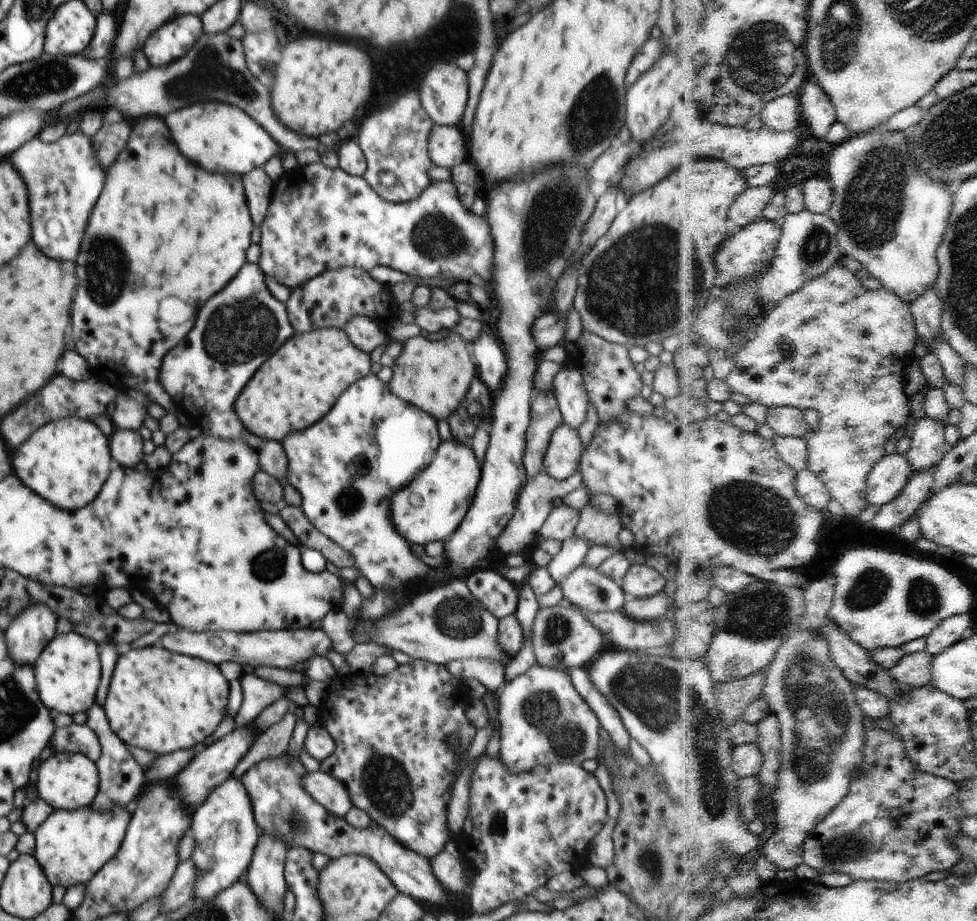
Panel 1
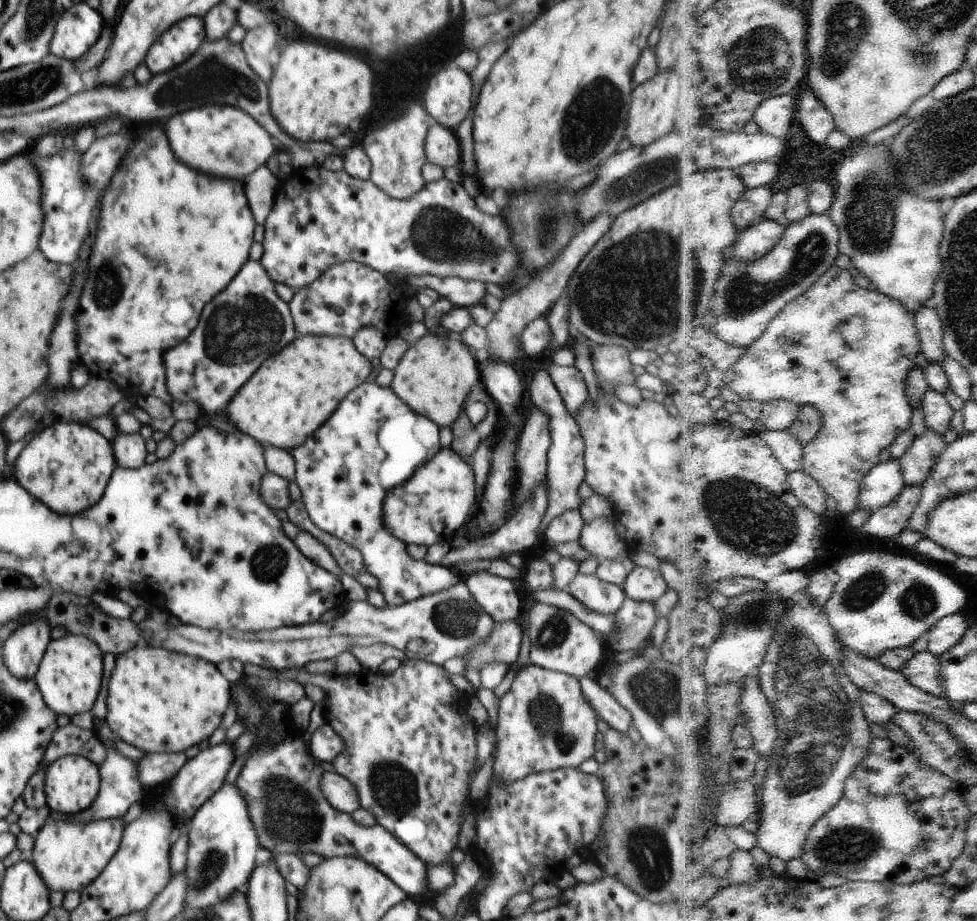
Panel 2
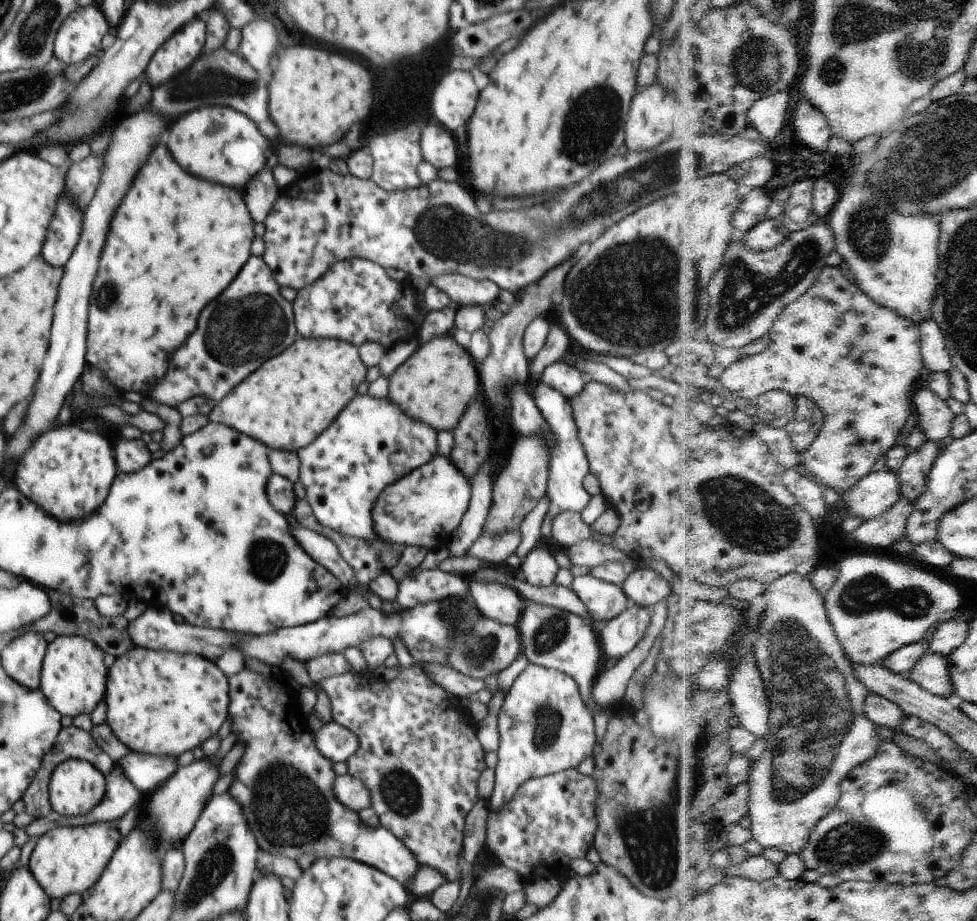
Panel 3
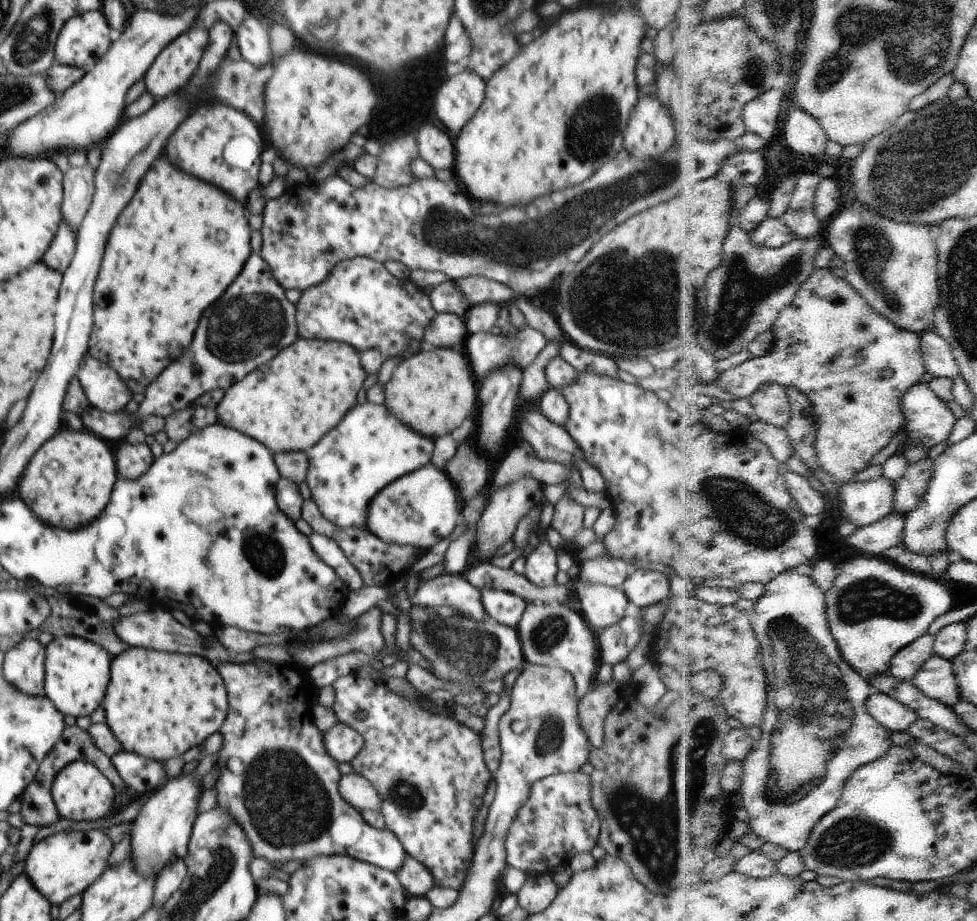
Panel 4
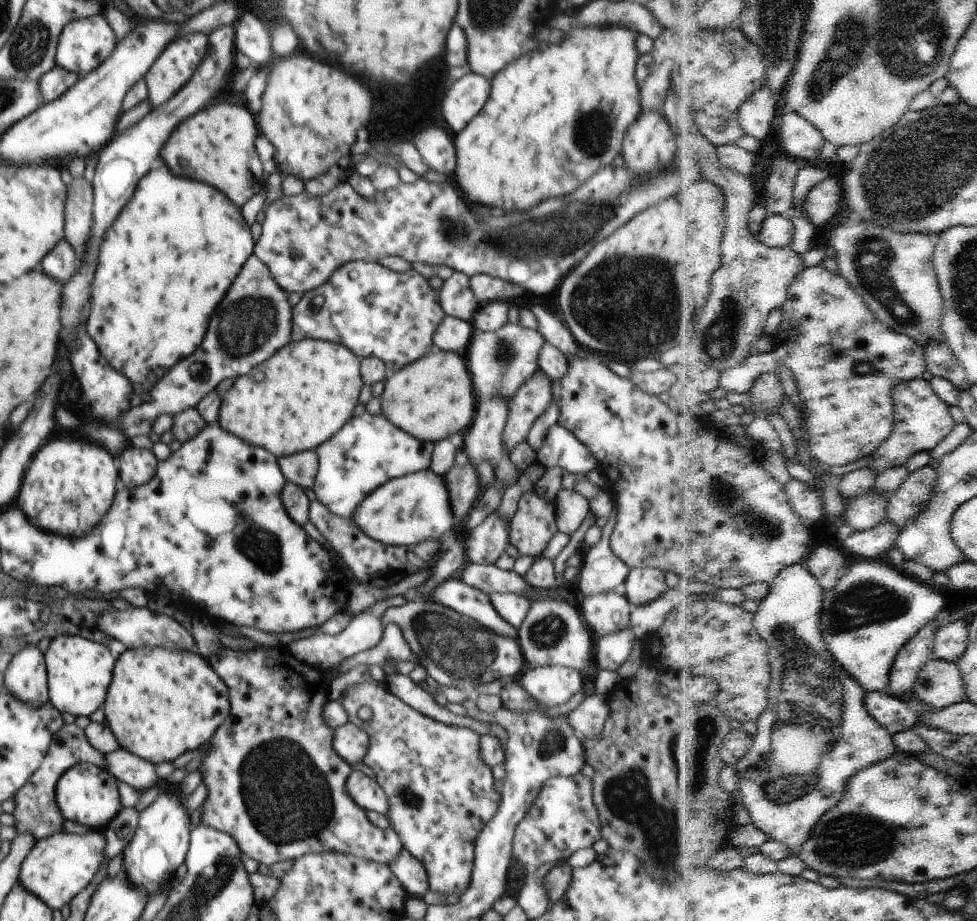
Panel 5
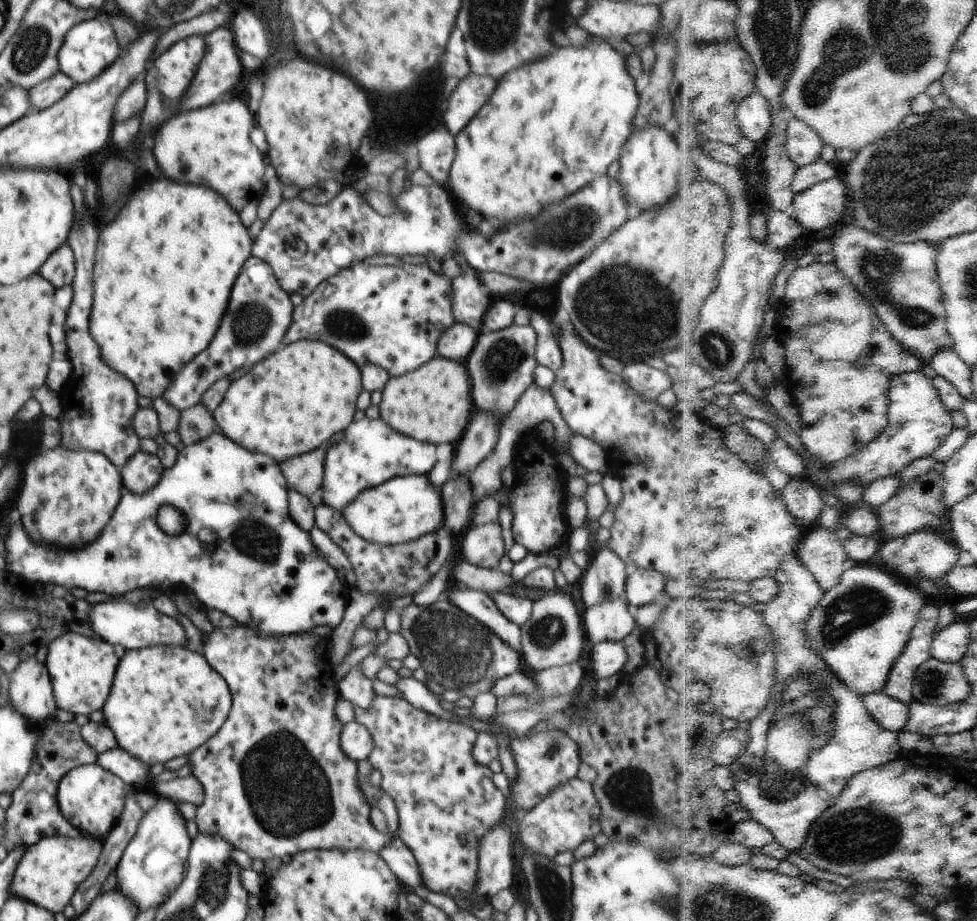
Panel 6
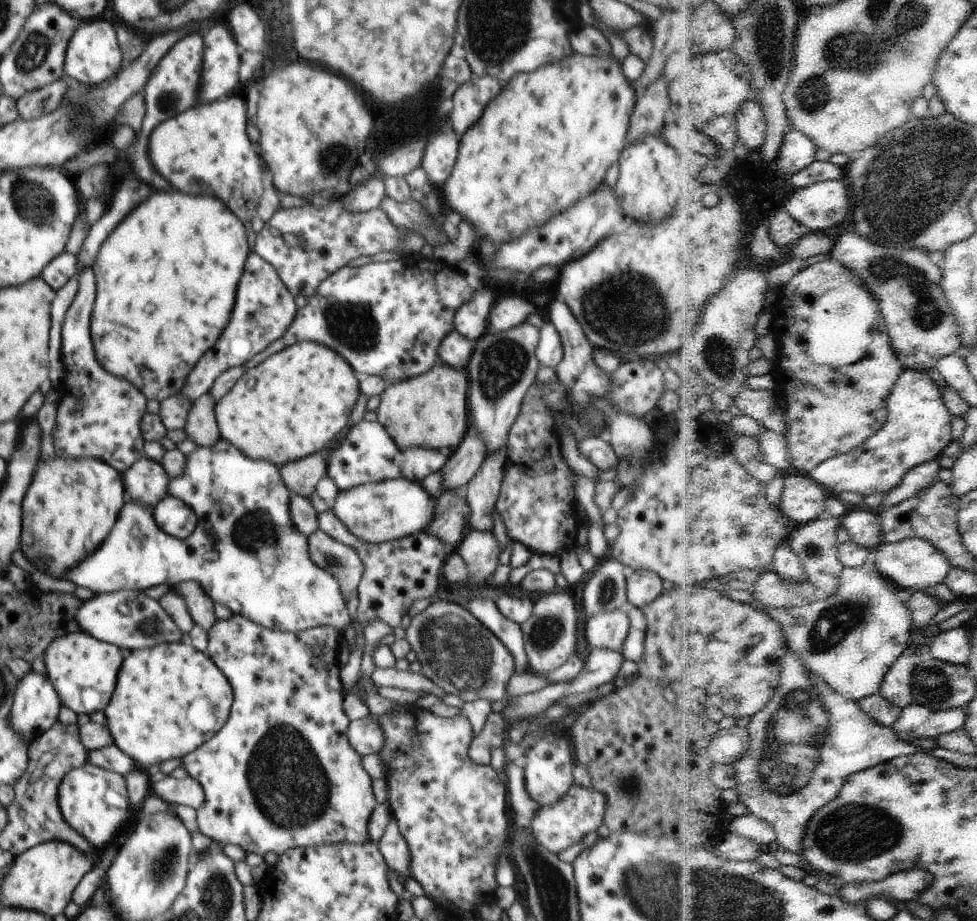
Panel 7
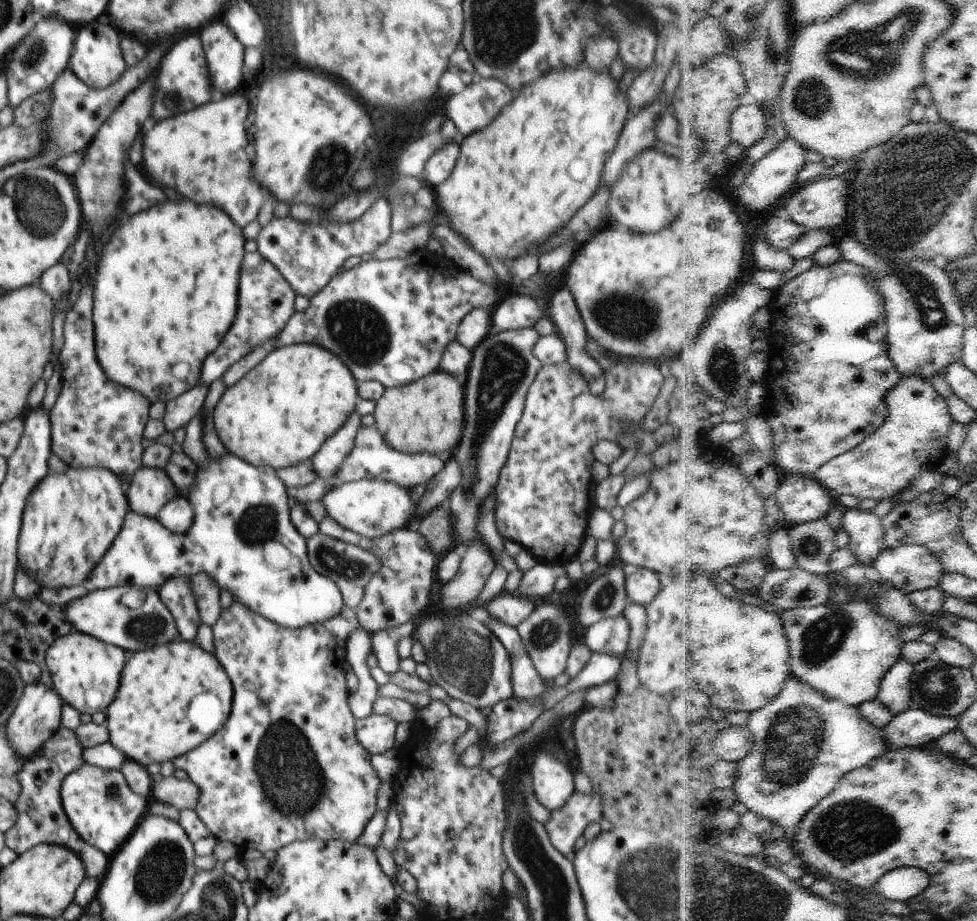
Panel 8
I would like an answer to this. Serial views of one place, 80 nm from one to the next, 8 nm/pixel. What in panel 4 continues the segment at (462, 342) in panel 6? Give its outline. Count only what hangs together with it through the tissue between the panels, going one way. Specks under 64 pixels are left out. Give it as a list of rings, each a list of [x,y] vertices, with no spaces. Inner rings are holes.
[[[438,313],[426,329],[426,347],[456,348],[466,342],[468,336],[465,320],[454,313]]]

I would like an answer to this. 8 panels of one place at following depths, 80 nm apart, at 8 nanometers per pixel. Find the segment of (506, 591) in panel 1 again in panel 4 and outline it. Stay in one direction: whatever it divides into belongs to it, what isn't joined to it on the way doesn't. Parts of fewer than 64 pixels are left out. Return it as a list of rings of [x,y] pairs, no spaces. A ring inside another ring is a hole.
[[[483,589],[481,603],[484,605],[488,617],[513,629],[517,628],[528,604],[517,594],[499,589]]]

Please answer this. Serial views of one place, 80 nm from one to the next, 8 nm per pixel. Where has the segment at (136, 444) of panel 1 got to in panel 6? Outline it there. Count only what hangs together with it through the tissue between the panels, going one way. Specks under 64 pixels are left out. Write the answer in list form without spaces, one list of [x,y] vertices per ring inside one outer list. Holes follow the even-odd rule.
[[[140,450],[120,469],[123,486],[134,494],[143,495],[160,482],[163,469],[156,455]]]

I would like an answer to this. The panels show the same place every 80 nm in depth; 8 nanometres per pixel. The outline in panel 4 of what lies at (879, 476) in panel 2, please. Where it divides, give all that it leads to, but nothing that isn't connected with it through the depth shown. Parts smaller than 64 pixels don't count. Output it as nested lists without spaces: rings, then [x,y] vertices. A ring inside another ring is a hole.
[[[881,476],[876,480],[864,483],[845,483],[841,488],[840,498],[843,500],[843,510],[848,523],[854,523],[858,528],[876,524],[894,512],[897,487],[888,477]]]

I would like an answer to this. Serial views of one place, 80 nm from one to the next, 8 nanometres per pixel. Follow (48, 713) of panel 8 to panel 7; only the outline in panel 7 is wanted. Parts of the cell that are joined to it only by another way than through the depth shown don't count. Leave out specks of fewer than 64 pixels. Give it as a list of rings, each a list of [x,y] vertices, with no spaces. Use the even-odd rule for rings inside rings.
[[[31,670],[18,681],[7,720],[24,740],[31,742],[58,722],[61,705],[50,679]]]

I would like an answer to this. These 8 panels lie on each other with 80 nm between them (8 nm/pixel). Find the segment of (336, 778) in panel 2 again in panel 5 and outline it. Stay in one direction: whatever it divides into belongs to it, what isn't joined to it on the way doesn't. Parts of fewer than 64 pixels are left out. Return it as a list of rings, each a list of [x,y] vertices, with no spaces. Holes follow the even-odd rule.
[[[360,770],[351,772],[347,780],[348,794],[366,811],[389,814],[389,800],[377,780],[372,780]]]

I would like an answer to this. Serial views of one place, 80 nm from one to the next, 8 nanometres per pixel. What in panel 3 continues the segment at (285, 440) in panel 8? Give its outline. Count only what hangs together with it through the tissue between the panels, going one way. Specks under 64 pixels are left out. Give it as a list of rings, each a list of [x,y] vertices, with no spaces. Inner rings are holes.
[[[299,336],[290,348],[237,384],[207,417],[209,422],[228,425],[259,440],[270,450],[298,452],[312,444],[358,396],[358,386],[366,381],[367,370],[356,345],[342,339]]]

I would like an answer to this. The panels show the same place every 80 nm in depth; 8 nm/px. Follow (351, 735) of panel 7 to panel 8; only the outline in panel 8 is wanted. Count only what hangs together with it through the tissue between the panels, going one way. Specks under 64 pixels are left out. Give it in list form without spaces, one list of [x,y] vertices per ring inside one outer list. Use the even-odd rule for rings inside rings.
[[[372,714],[364,719],[357,719],[356,740],[366,748],[370,755],[381,754],[397,747],[395,743],[398,722],[390,716]]]

